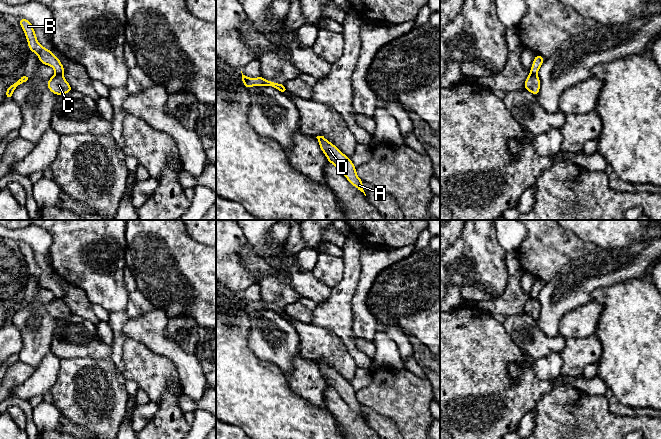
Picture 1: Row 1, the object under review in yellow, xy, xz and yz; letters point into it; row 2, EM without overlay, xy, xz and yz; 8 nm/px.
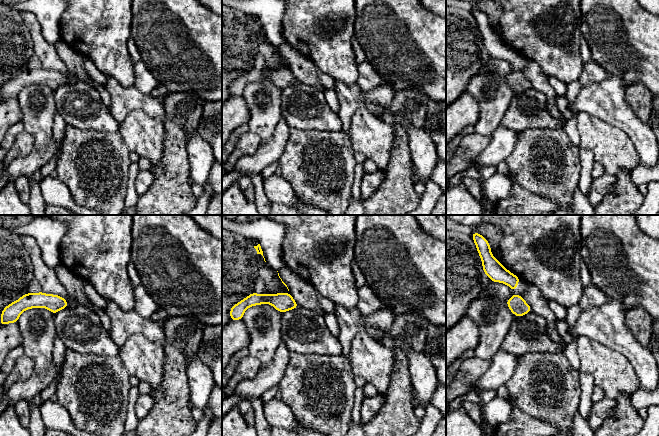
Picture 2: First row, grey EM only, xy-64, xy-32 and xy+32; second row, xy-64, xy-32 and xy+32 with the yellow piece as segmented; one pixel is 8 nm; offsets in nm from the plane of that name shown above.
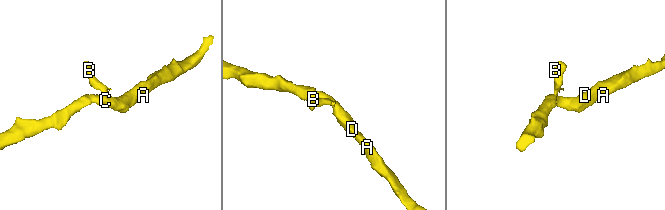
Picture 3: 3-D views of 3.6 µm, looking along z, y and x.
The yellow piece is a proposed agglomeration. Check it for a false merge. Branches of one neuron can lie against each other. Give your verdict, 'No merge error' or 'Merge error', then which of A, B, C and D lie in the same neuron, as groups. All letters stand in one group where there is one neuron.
Merge error. Groups: A C D / B

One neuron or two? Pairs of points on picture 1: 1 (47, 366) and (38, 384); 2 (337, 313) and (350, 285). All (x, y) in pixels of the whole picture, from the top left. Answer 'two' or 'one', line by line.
1: one
2: one

